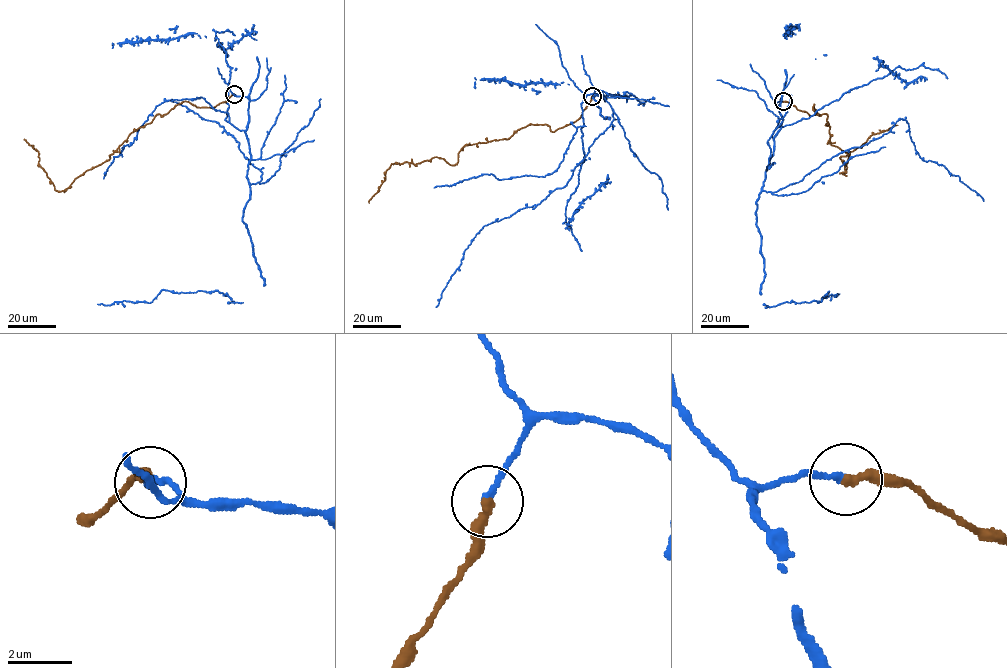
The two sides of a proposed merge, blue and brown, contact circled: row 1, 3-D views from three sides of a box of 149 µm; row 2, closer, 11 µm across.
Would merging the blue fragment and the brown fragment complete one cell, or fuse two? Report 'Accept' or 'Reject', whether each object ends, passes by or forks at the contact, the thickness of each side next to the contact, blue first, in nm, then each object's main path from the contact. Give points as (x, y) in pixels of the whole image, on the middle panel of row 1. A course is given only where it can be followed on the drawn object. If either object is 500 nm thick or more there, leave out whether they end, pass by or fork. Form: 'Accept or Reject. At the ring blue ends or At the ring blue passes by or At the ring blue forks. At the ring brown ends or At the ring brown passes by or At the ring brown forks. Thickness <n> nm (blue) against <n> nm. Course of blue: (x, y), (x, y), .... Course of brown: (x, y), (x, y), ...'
Accept. At the ring blue ends. At the ring brown ends. Thickness 180 nm (blue) against 320 nm. Course of blue: (592, 96), (603, 90), (613, 120), (567, 185), (484, 225), (436, 307). Course of brown: (592, 96), (570, 124), (551, 132), (531, 124), (464, 145), (454, 165), (436, 157), (391, 165), (369, 202)

